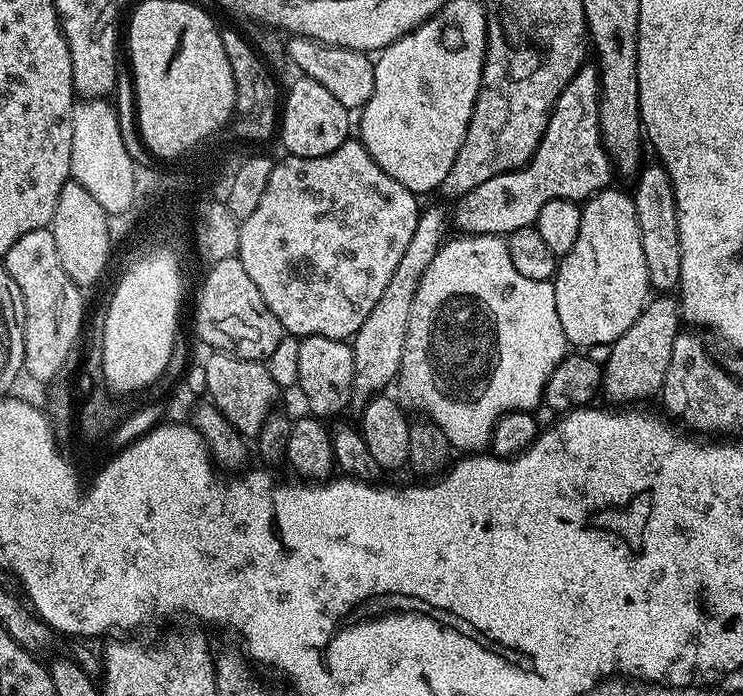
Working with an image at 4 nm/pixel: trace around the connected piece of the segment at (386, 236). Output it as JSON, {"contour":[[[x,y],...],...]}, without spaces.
{"contour":[[[354,138],[345,140],[338,150],[318,158],[285,155],[283,159],[277,159],[273,163],[270,181],[266,182],[266,192],[258,202],[257,209],[242,222],[237,257],[242,262],[246,274],[250,274],[254,286],[258,286],[258,294],[262,294],[262,298],[266,298],[266,306],[270,306],[274,318],[278,318],[285,333],[297,338],[325,336],[347,341],[355,336],[356,331],[366,321],[370,310],[376,306],[373,294],[382,296],[382,292],[385,291],[388,281],[396,269],[394,264],[399,263],[403,255],[402,250],[406,250],[406,246],[410,246],[410,237],[414,235],[414,226],[418,215],[417,197],[406,186],[402,186],[394,178],[390,178],[390,174],[386,174],[386,170],[382,170],[378,166],[378,162],[374,162],[373,156],[369,154],[364,144]]]}

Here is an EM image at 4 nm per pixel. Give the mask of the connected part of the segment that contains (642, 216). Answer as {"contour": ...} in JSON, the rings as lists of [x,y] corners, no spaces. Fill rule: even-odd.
{"contour":[[[655,162],[639,169],[636,180],[636,217],[642,238],[642,254],[646,257],[649,285],[657,293],[668,294],[680,283],[682,274],[682,242],[678,234],[678,210],[674,202],[674,186],[663,163]],[[657,288],[657,289],[656,289]]]}

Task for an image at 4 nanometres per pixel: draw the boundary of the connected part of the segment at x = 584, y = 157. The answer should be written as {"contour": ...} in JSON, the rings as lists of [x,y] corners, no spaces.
{"contour":[[[585,63],[584,67],[570,78],[568,85],[560,91],[556,105],[548,119],[542,140],[534,150],[534,154],[520,168],[512,172],[498,174],[490,183],[470,190],[464,199],[455,201],[457,212],[454,212],[454,224],[460,227],[461,233],[469,236],[502,236],[509,232],[531,228],[536,223],[542,206],[551,200],[575,200],[583,202],[589,196],[609,187],[613,183],[614,165],[611,156],[604,149],[604,139],[600,136],[600,73],[597,65]]]}

